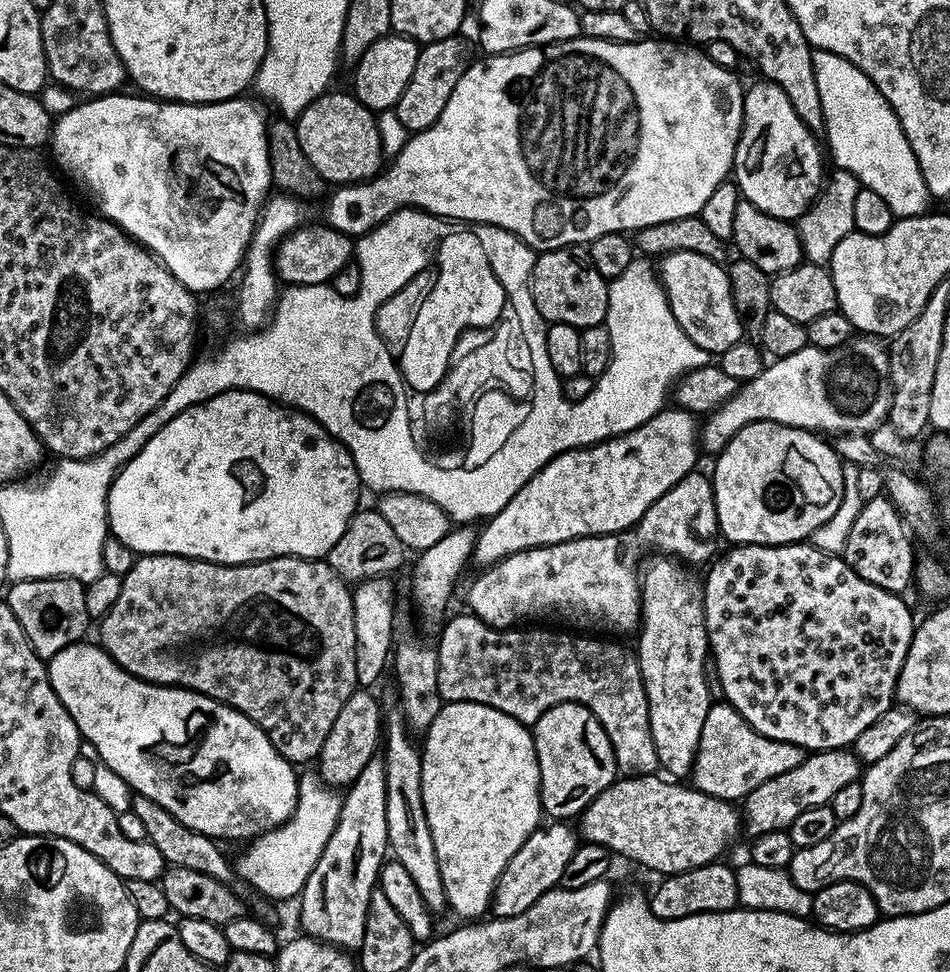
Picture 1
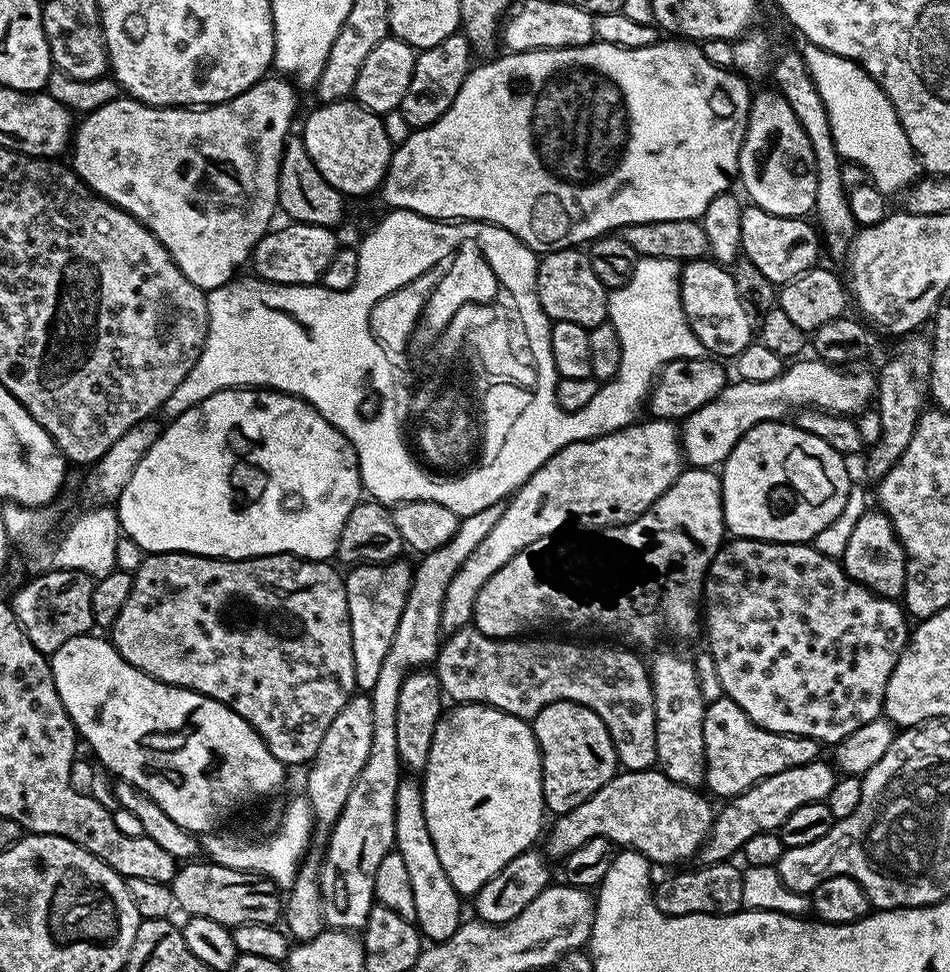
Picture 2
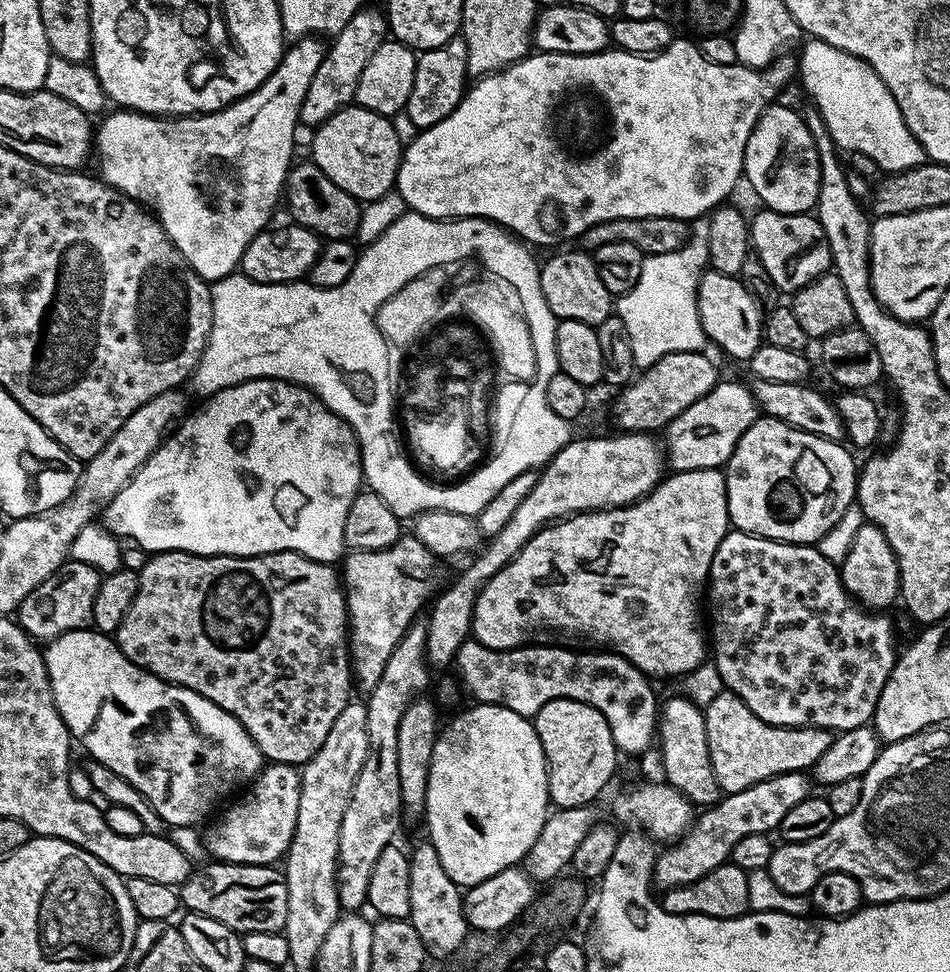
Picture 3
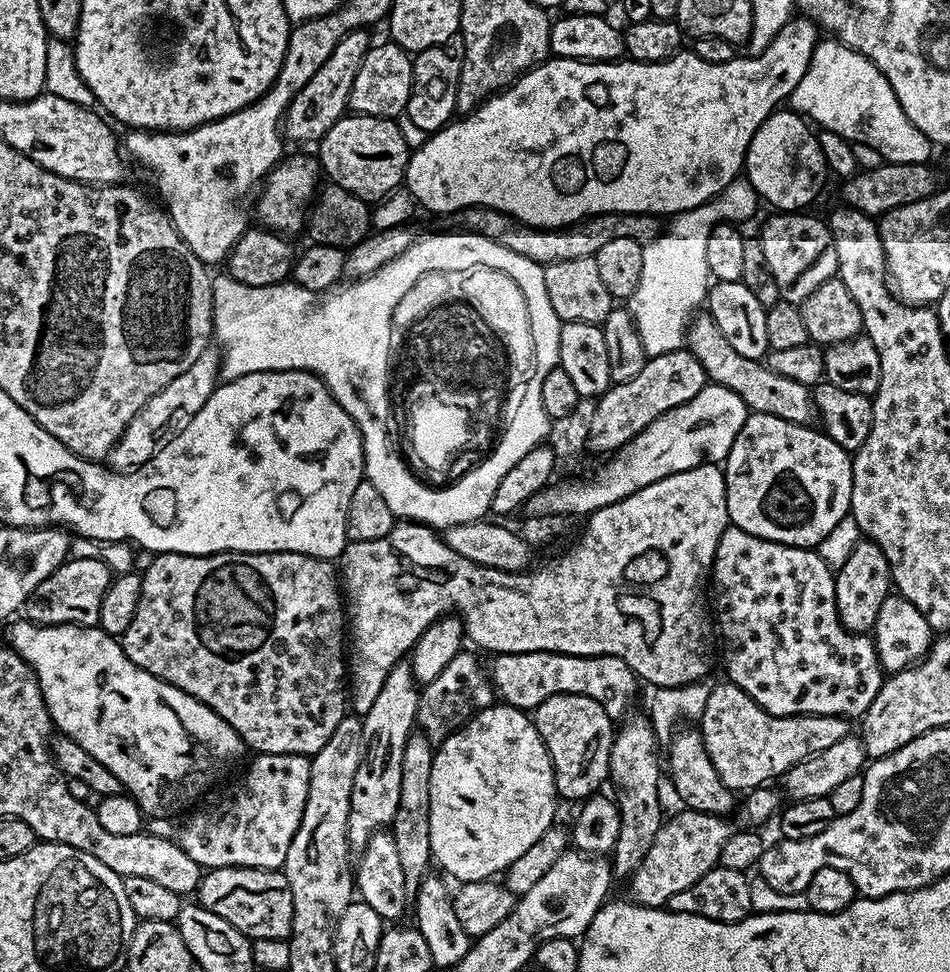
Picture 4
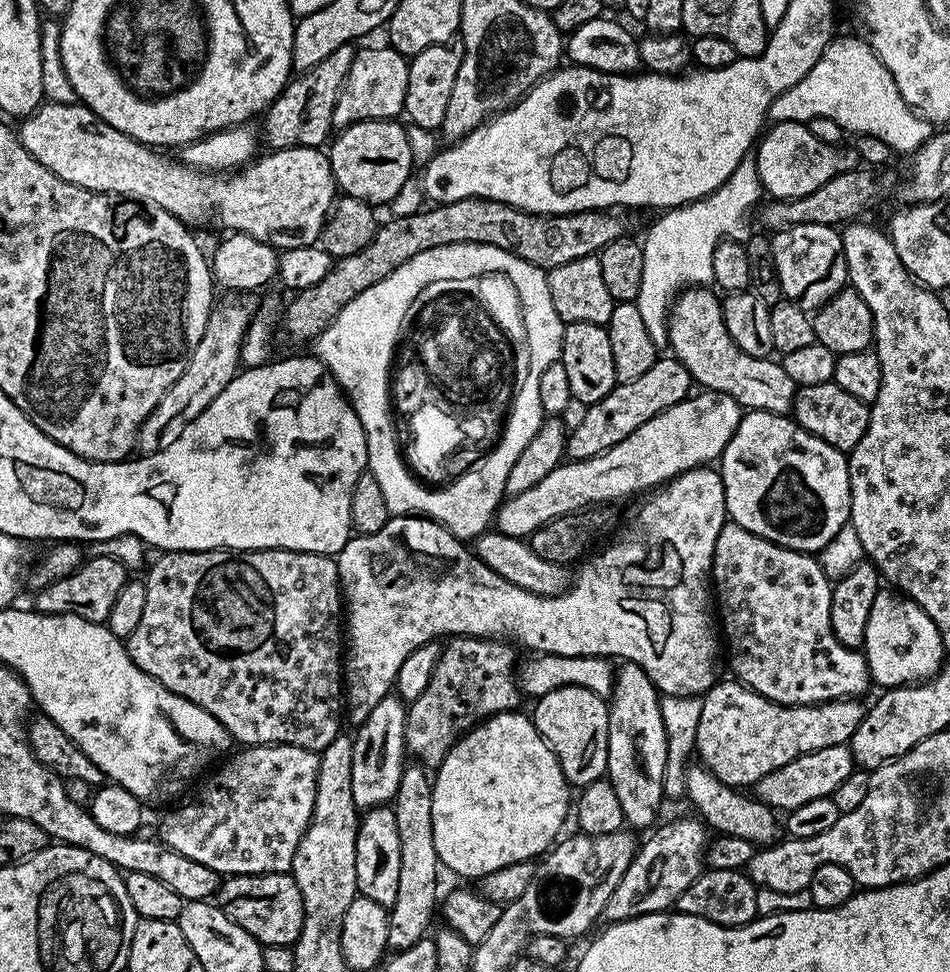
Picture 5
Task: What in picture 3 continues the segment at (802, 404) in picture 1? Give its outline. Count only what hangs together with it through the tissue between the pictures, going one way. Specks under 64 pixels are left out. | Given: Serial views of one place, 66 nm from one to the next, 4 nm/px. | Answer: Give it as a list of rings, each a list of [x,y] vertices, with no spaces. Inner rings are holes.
[[[725,379],[706,394],[706,398],[698,398],[694,406],[682,410],[674,422],[666,429],[666,460],[672,472],[689,472],[699,468],[723,469],[736,449],[738,438],[746,434],[746,430],[758,418],[758,405],[751,387],[746,383],[735,384]]]

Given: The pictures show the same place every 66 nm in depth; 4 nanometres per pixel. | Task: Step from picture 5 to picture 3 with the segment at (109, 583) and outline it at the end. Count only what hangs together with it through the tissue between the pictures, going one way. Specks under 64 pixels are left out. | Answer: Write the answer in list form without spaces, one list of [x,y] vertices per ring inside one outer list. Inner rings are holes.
[[[67,559],[64,564],[42,582],[42,586],[34,586],[30,594],[22,601],[18,609],[18,623],[33,640],[47,642],[58,638],[75,628],[86,628],[91,625],[94,610],[94,594],[98,594],[98,586],[102,573],[86,562]]]

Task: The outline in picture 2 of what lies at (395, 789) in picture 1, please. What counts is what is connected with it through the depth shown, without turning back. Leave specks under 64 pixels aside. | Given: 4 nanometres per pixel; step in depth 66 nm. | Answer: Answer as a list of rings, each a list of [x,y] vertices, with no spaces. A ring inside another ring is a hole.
[[[412,778],[401,779],[396,795],[396,843],[394,850],[402,854],[402,862],[406,862],[406,871],[410,873],[410,886],[414,886],[414,921],[420,929],[421,937],[428,942],[439,942],[450,938],[460,929],[460,903],[462,897],[454,890],[450,878],[446,878],[446,870],[442,870],[442,862],[438,862],[438,850],[434,850],[434,838],[430,838],[430,830],[426,826],[424,813],[424,794],[419,783]]]

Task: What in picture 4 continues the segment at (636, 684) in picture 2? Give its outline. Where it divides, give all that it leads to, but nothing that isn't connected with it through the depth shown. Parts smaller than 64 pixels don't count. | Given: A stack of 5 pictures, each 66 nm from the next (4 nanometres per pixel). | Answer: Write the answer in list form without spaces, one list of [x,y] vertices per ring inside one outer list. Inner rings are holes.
[[[502,652],[493,660],[496,661],[492,668],[490,664],[490,679],[495,695],[511,708],[534,710],[551,696],[582,694],[594,698],[614,722],[623,721],[631,713],[628,711],[636,696],[638,677],[622,658],[571,656],[561,652]]]

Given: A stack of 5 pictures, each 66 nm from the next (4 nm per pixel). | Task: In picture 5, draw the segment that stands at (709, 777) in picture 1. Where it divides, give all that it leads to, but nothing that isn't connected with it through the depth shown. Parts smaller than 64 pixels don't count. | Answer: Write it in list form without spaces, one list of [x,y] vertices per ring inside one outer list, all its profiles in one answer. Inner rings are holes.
[[[739,682],[713,684],[702,699],[702,718],[698,718],[696,752],[699,763],[724,784],[754,786],[770,770],[794,762],[802,754],[826,750],[826,746],[848,744],[854,730],[862,726],[866,711],[859,699],[831,700],[825,704],[786,706],[775,704]]]

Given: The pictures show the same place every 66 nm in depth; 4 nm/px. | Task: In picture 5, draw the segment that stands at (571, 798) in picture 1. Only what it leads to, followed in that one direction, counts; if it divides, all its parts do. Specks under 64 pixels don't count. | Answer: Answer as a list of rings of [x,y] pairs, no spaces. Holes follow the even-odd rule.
[[[562,686],[558,690],[550,690],[550,694],[539,697],[535,701],[536,709],[530,712],[530,719],[538,734],[550,746],[550,750],[558,758],[560,769],[569,785],[579,790],[590,782],[601,779],[608,770],[608,705],[605,697],[594,694],[582,686]]]

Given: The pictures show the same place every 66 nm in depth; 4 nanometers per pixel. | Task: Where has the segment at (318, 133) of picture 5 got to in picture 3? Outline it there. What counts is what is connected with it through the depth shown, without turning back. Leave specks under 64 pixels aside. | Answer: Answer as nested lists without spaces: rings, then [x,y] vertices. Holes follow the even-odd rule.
[[[361,6],[342,26],[342,30],[331,37],[327,45],[324,61],[318,66],[310,86],[306,90],[306,98],[302,102],[300,124],[319,126],[326,122],[338,110],[349,107],[355,101],[358,90],[358,78],[362,78],[362,70],[366,70],[366,62],[370,62],[370,54],[378,50],[378,46],[389,39],[390,29],[388,17],[383,11],[376,8]]]

